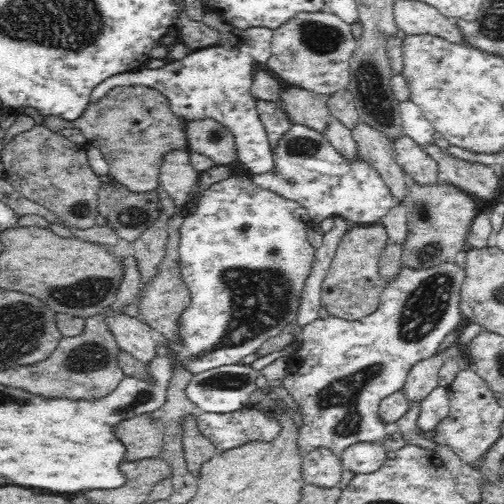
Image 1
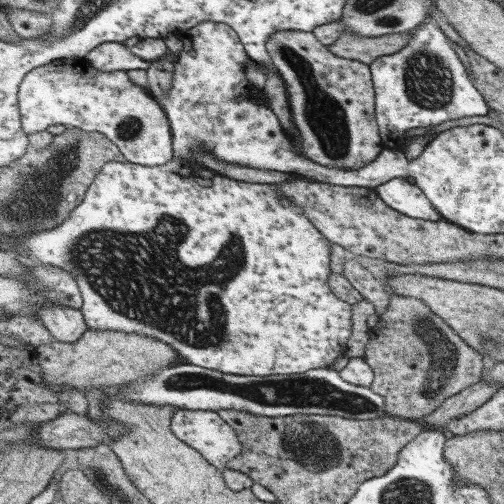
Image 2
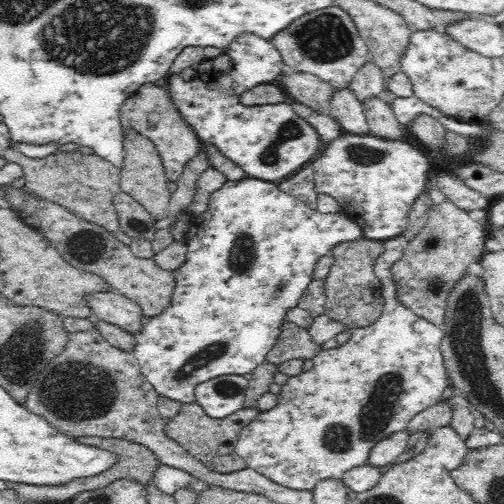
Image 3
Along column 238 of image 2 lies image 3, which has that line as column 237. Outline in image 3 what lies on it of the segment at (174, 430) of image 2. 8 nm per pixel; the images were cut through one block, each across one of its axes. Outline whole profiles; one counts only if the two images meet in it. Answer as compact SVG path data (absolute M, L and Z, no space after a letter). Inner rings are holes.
M388 240L384 242L384 254L376 260L374 272L382 282L382 294L386 300L382 316L366 328L352 328L352 338L344 346L320 350L318 356L312 358L312 370L288 378L288 382L282 386L282 394L278 394L278 406L268 412L260 412L254 422L246 424L238 432L234 454L238 460L244 460L250 470L270 478L276 482L276 486L314 492L320 480L342 480L348 470L366 466L376 444L388 440L388 436L396 432L406 432L410 420L414 420L420 410L442 400L444 390L450 386L450 376L440 350L444 330L400 302L392 268L398 260L402 260L402 256L402 244L398 240Z

